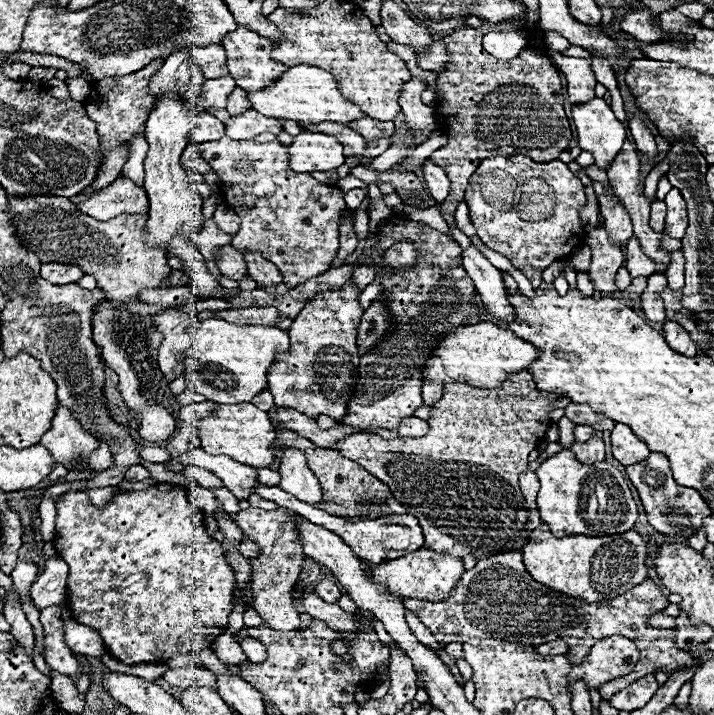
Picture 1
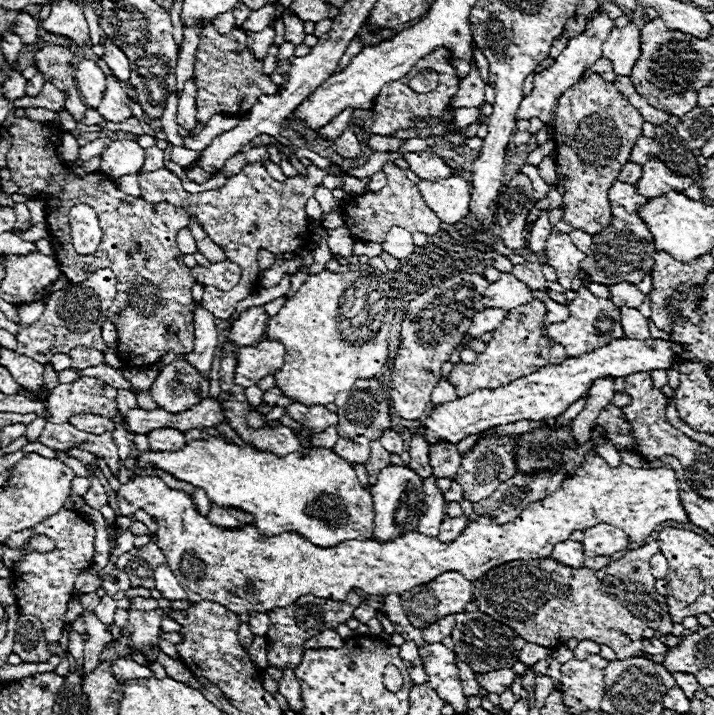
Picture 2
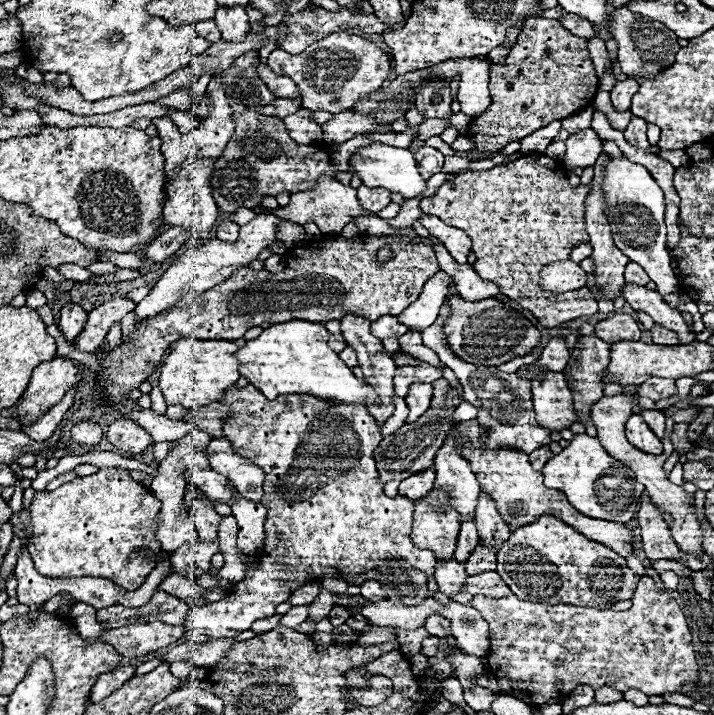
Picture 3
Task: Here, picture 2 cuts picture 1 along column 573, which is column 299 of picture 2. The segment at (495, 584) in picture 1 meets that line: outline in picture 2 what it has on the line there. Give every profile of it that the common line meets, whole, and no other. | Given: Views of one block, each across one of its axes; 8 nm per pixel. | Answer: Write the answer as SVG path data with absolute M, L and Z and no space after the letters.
M354 592L344 602L318 598L314 594L304 594L290 606L270 610L268 616L272 622L272 628L266 634L266 638L268 638L268 662L272 666L278 666L280 670L282 668L296 668L302 660L302 652L304 652L302 644L308 638L318 636L324 630L336 630L338 624L344 624L346 620L350 620L354 610L360 606L360 602L362 602L362 598Z

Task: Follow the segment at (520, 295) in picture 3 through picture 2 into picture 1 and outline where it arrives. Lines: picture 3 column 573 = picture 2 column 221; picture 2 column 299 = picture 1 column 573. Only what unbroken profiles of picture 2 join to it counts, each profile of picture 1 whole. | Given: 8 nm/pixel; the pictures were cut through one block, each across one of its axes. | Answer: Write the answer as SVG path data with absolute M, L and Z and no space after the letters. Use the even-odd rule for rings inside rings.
M522 154L486 158L470 176L464 200L470 208L470 218L476 226L478 238L494 252L504 254L512 262L512 266L530 280L534 288L540 286L544 268L548 268L554 260L572 254L572 250L578 248L586 238L586 230L580 222L580 210L586 204L584 184L572 174L568 164L560 160L534 162L532 158ZM496 166L504 166L504 170L524 170L524 174L536 174L536 178L544 178L544 182L552 186L552 194L556 194L556 210L552 210L552 214L548 214L544 222L524 222L524 218L520 218L520 214L512 214L512 210L496 210L496 206L488 206L488 202L480 198L480 174L484 174L484 170L496 170Z

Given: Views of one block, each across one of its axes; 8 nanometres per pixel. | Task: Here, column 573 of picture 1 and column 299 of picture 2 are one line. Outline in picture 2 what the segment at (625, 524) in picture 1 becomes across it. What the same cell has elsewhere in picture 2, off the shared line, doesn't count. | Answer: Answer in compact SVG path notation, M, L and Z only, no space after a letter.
M210 436L208 440L188 442L178 452L142 452L136 460L138 468L156 466L170 472L174 478L190 482L192 486L204 488L210 502L218 506L232 506L244 512L250 512L256 520L256 528L264 536L278 536L282 532L296 532L308 538L312 544L330 548L346 540L372 540L374 538L374 510L372 510L372 494L370 488L364 488L354 474L354 468L348 460L340 458L332 448L314 446L306 456L302 454L286 454L276 456L272 452L262 452L254 448L240 448L236 444L228 444L222 438Z

